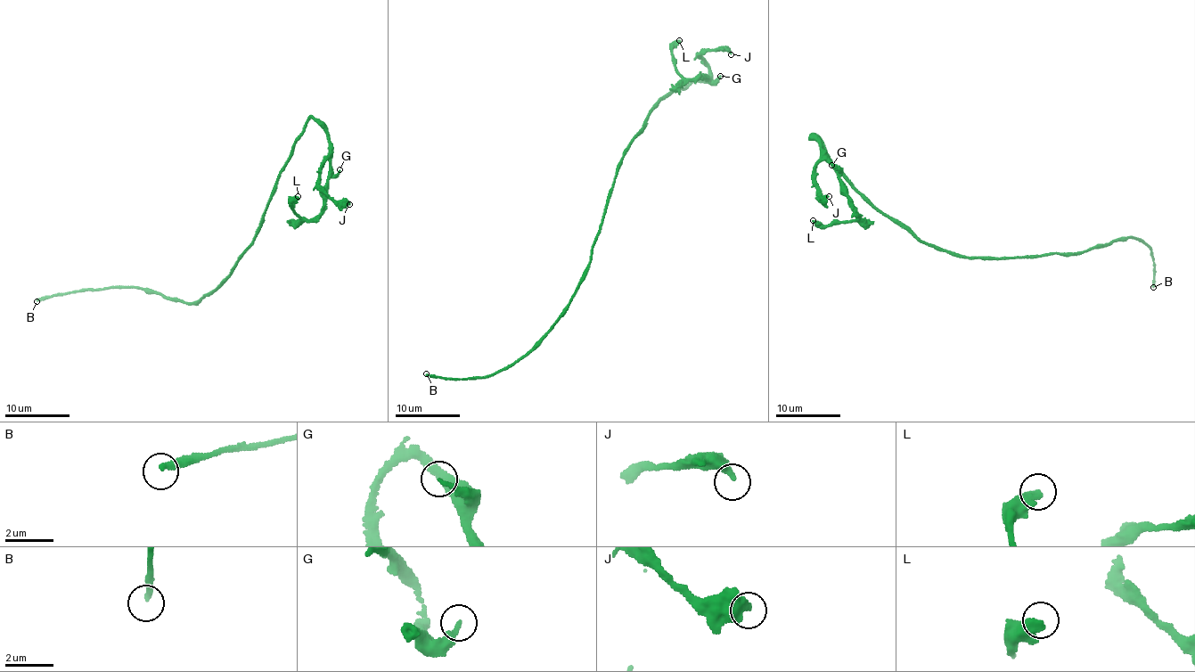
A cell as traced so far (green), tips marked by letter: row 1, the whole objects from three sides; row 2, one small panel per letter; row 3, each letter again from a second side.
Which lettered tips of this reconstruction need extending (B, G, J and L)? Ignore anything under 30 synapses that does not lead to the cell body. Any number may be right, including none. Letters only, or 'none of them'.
B

